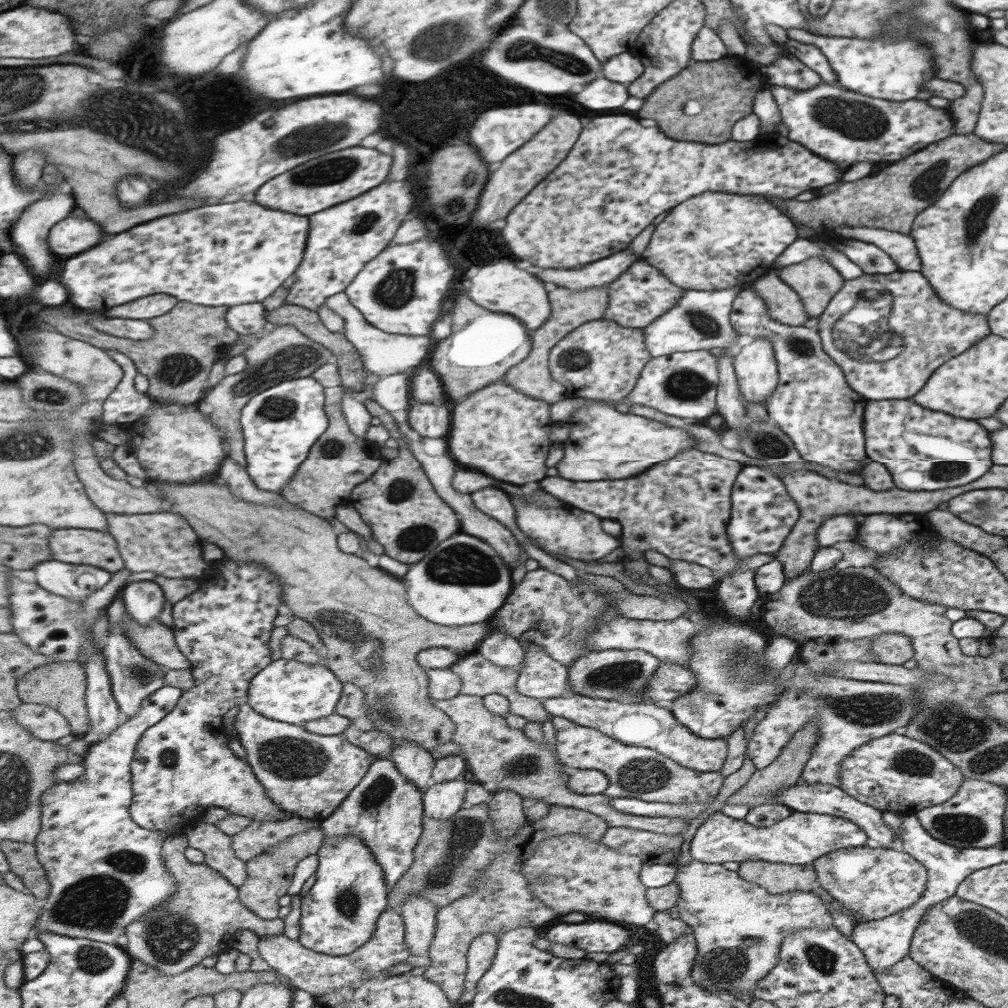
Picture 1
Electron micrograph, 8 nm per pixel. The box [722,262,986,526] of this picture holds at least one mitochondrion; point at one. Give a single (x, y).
(870, 315)

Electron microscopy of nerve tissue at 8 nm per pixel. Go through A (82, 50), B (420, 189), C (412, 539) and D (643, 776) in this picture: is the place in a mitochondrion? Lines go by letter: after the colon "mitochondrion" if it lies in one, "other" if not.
A: other
B: other
C: mitochondrion
D: mitochondrion

